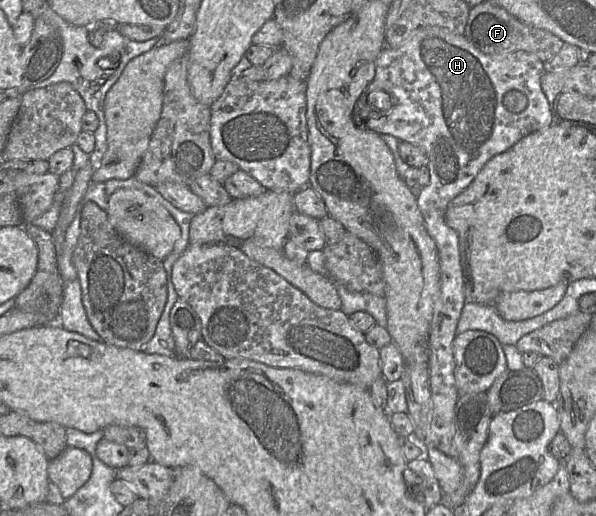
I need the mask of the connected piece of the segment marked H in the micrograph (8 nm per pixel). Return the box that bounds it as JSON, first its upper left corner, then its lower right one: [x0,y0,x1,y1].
[353,26,554,497]

